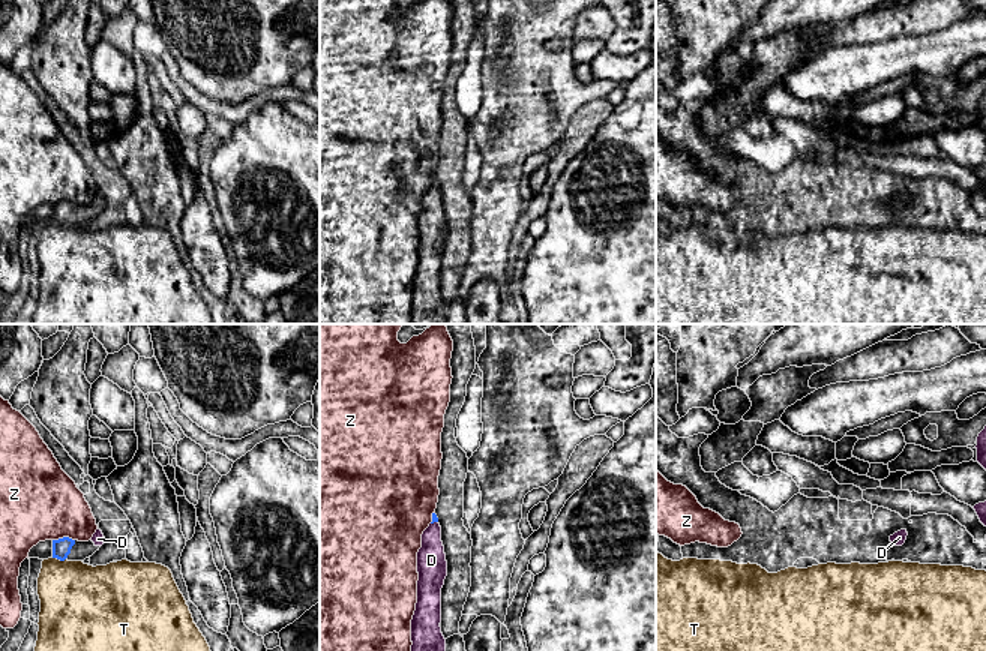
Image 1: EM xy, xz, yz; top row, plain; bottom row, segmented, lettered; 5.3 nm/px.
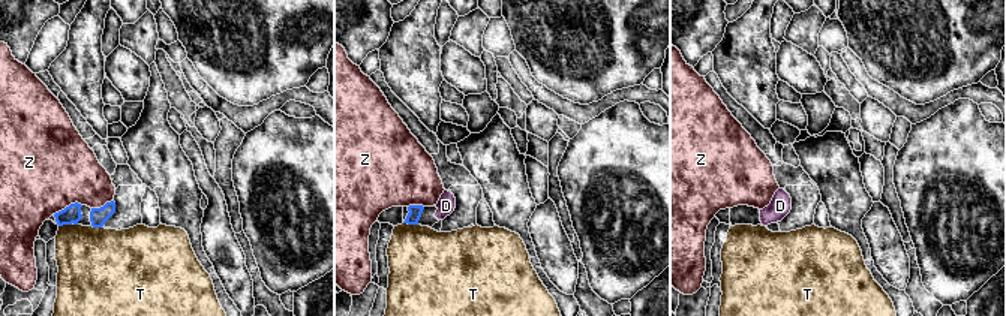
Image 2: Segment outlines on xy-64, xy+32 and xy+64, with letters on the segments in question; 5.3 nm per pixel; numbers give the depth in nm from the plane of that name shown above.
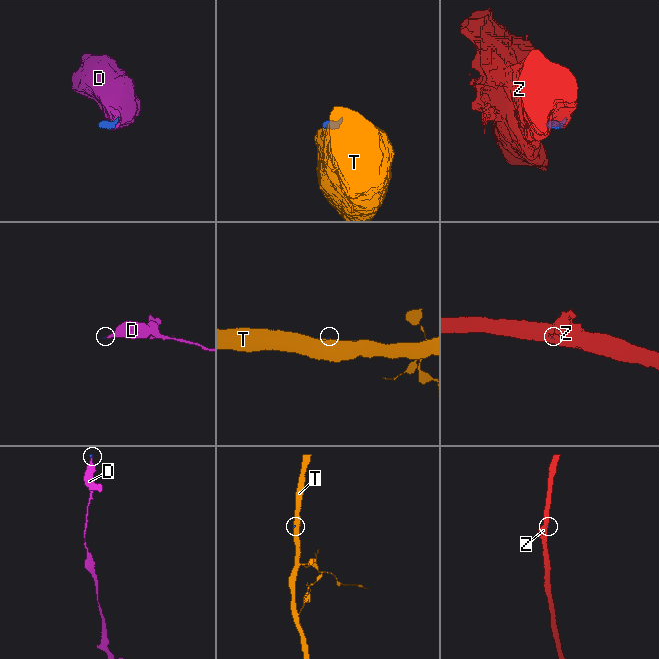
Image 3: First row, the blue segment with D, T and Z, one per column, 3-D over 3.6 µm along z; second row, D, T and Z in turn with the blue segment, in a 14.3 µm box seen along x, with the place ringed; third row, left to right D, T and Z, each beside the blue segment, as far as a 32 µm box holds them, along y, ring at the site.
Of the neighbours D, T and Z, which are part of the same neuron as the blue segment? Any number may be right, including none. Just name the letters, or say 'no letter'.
D

